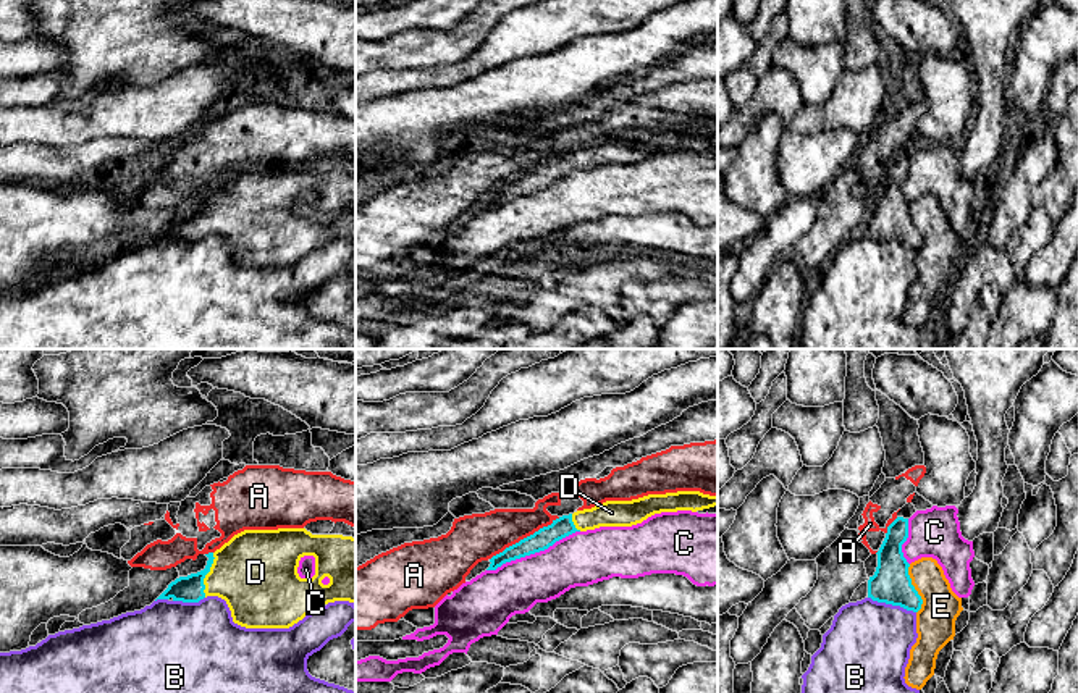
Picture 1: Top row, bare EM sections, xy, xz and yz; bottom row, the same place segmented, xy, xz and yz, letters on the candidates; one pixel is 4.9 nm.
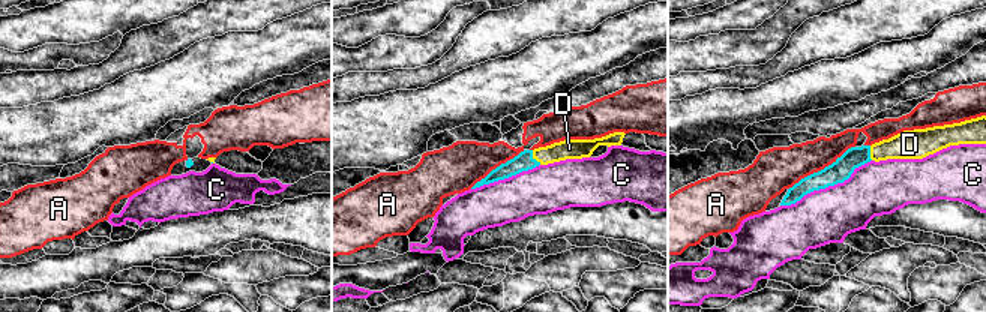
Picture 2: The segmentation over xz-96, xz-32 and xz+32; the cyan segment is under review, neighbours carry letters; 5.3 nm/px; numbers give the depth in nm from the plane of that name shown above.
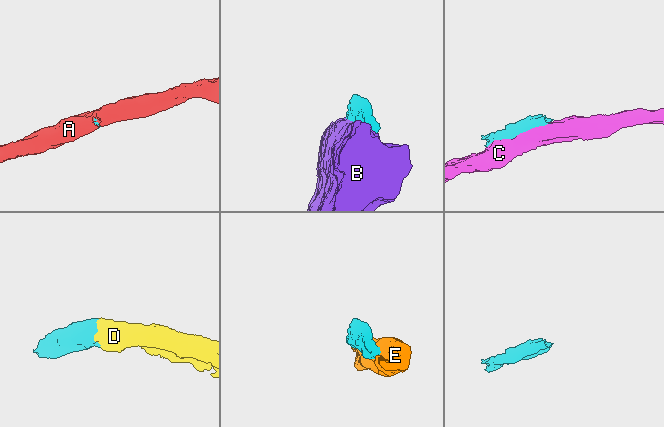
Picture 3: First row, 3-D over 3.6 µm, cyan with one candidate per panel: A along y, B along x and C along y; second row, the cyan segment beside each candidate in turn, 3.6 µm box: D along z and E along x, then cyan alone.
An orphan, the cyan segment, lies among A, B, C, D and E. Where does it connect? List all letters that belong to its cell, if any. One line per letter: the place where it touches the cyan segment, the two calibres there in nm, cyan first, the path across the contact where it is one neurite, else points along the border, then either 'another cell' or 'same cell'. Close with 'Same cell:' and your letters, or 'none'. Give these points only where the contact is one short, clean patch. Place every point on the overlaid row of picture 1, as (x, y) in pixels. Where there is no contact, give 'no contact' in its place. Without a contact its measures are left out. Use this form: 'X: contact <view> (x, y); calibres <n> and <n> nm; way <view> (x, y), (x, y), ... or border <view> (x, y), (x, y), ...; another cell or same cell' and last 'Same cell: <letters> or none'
A: contact xz (524, 538); calibres 100 and 240 nm; another cell
B: contact yz (892, 604); calibres 200 and 420 nm; another cell
C: contact xz (532, 553); calibres 100 and 260 nm; another cell
D: contact xy (206, 574); calibres 130 and 420 nm; same cell
E: contact yz (913, 588); calibres 200 and 190 nm; another cell
Same cell: D

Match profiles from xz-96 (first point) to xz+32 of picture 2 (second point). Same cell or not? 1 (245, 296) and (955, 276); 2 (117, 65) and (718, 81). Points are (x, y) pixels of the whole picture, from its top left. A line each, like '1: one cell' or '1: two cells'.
1: two cells
2: one cell

